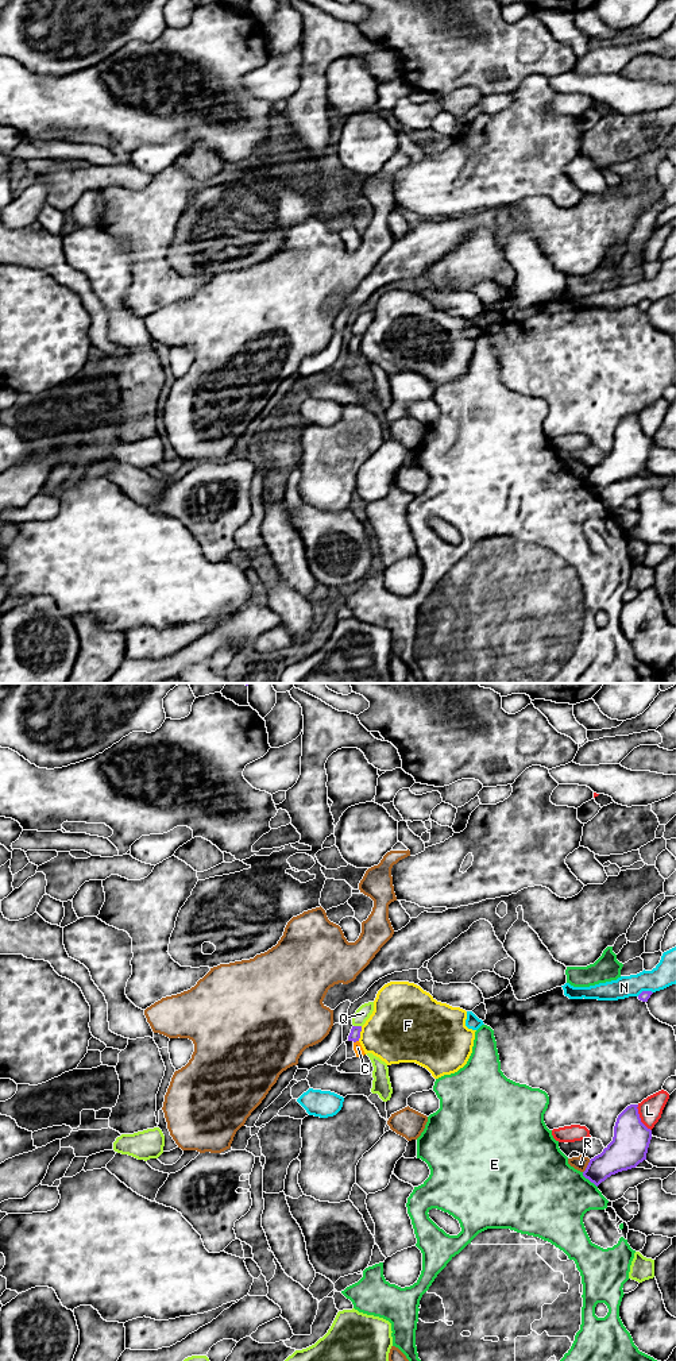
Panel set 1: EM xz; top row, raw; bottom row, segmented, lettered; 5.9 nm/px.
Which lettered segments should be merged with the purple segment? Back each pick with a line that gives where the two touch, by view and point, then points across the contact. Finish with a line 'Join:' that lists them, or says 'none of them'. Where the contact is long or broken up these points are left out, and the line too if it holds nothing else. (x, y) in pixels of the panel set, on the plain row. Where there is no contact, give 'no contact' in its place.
C: meets purple in xz at (355, 350); runs through xz (354, 344), (355, 350), (358, 357)
Join: C

